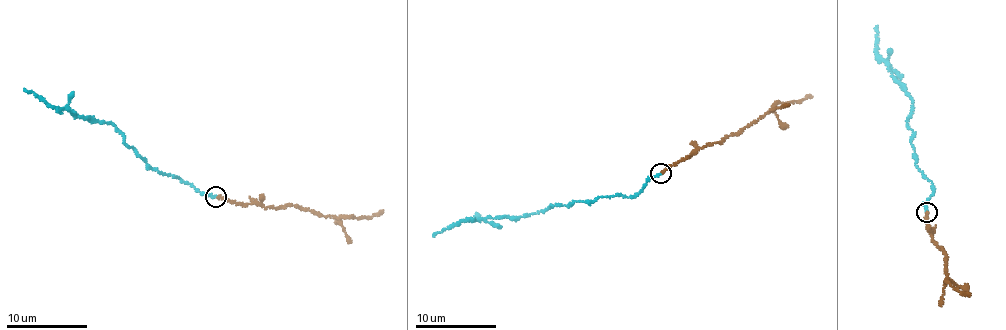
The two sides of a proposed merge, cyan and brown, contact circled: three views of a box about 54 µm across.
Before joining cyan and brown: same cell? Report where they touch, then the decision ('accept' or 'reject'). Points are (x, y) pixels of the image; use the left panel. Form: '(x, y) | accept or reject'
(215, 197) | accept

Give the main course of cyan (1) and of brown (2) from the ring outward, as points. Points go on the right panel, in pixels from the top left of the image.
1: (927, 212), (925, 204), (933, 189), (916, 167), (908, 124), (912, 99), (901, 89), (874, 48), (877, 25)
2: (926, 213), (928, 227), (933, 232), (932, 240), (946, 252), (948, 282), (959, 292), (970, 293)

